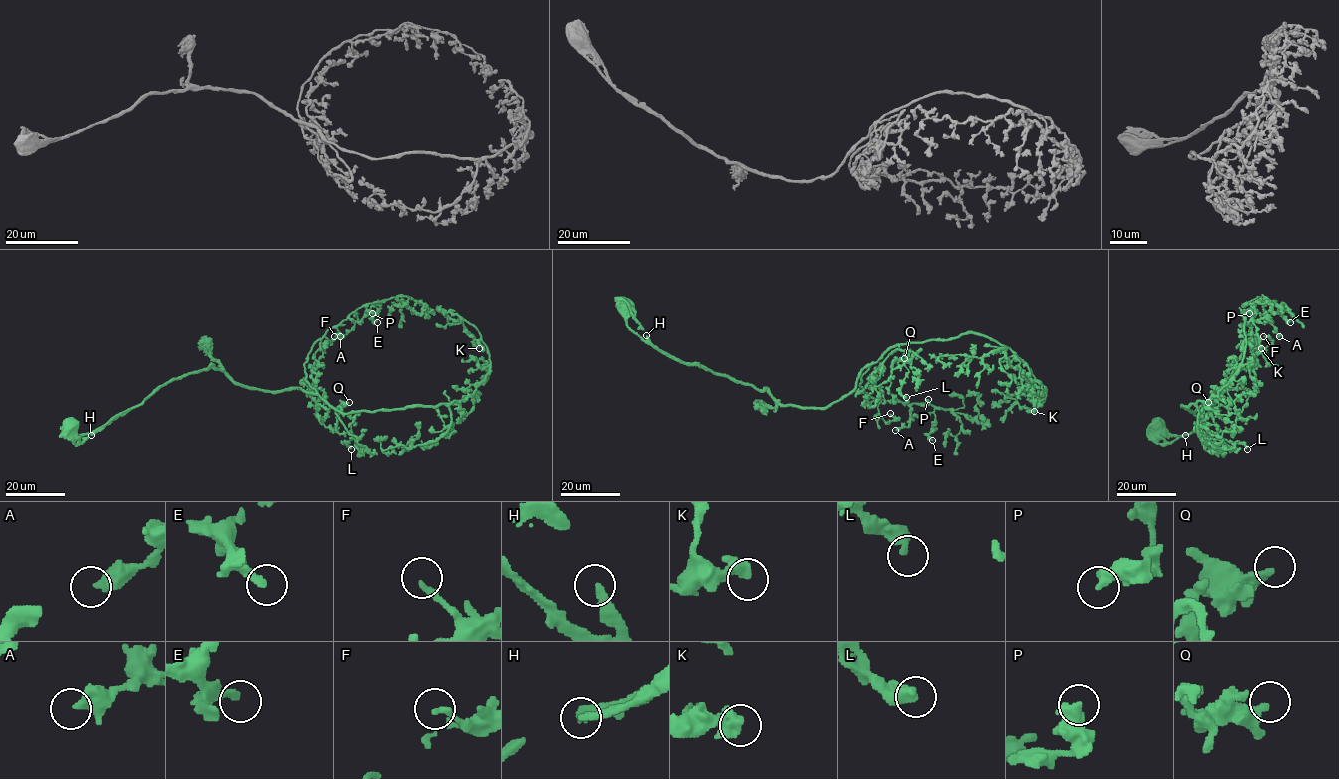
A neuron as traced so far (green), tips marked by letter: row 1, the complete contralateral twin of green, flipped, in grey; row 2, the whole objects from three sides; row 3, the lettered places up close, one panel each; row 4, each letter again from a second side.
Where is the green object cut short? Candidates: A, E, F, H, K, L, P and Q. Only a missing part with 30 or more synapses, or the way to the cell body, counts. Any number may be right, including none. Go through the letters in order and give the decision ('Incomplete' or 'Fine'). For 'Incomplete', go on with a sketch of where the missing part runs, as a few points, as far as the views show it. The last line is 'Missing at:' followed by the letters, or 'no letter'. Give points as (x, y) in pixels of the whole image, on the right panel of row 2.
A: Fine
E: Fine
F: Fine
H: Fine
K: Fine
L: Fine
P: Fine
Q: Fine
Missing at: no letter

